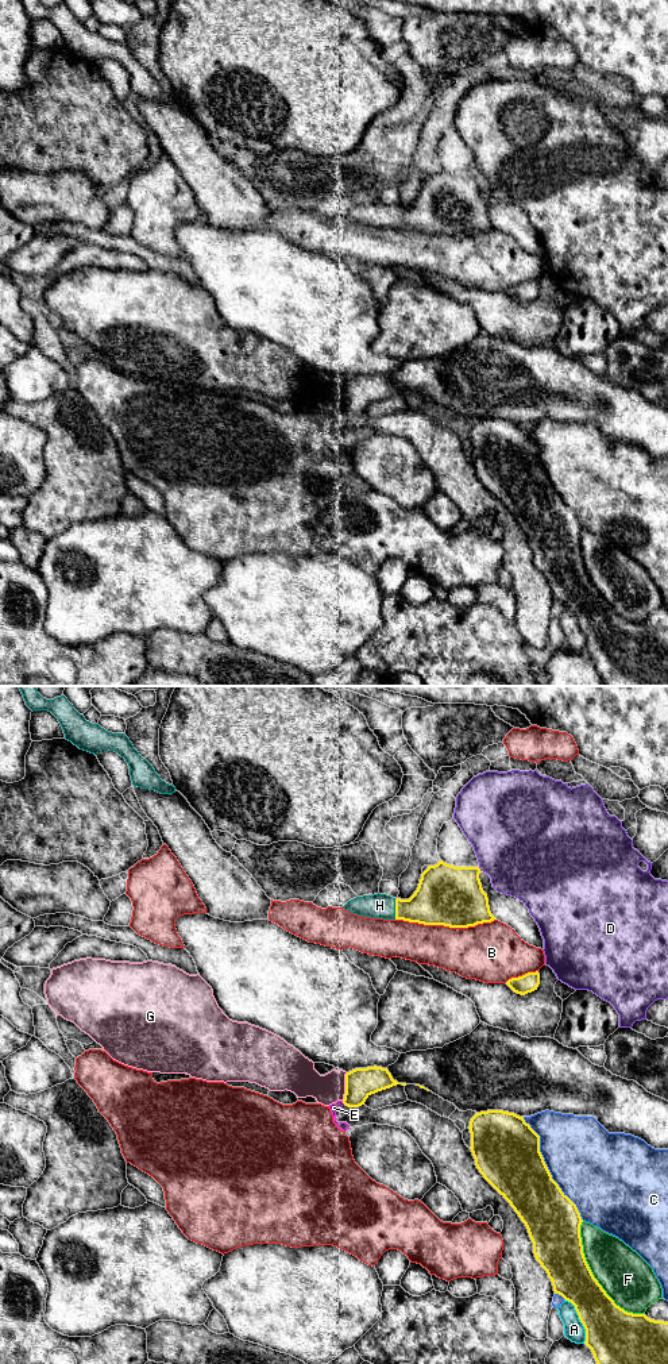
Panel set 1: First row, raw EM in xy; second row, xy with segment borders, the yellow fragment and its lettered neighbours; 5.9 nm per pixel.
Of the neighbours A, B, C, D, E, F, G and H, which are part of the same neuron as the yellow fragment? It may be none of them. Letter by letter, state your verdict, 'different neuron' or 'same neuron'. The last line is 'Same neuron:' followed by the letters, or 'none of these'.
A: different neuron
B: different neuron
C: different neuron
D: different neuron
E: different neuron
F: different neuron
G: different neuron
H: same neuron
Same neuron: H

